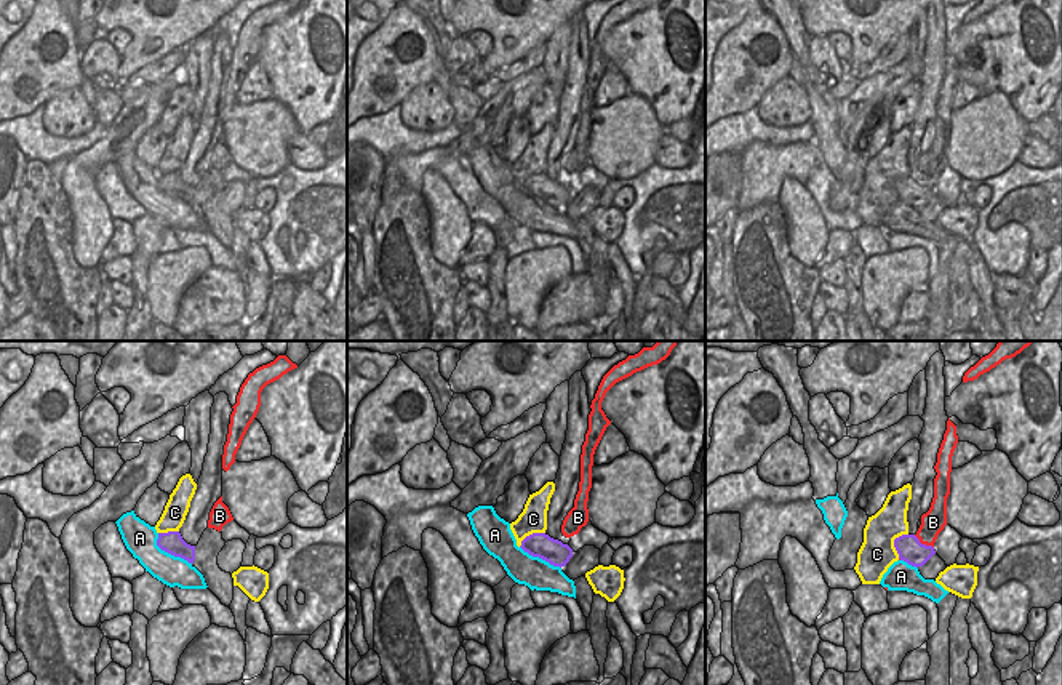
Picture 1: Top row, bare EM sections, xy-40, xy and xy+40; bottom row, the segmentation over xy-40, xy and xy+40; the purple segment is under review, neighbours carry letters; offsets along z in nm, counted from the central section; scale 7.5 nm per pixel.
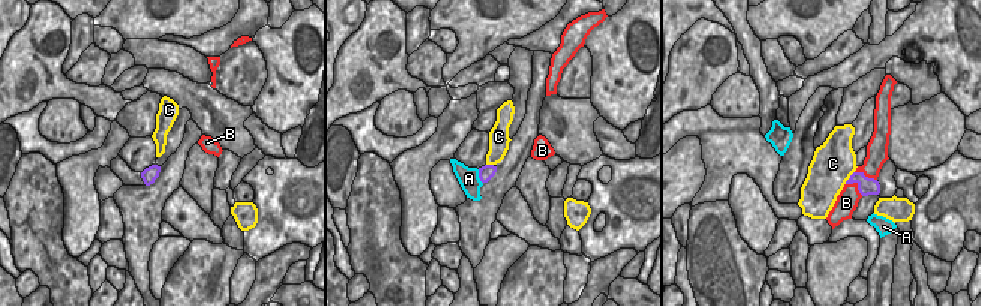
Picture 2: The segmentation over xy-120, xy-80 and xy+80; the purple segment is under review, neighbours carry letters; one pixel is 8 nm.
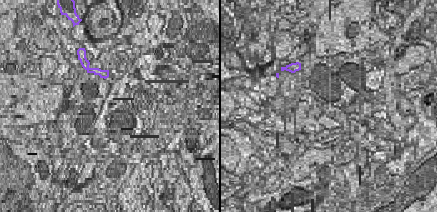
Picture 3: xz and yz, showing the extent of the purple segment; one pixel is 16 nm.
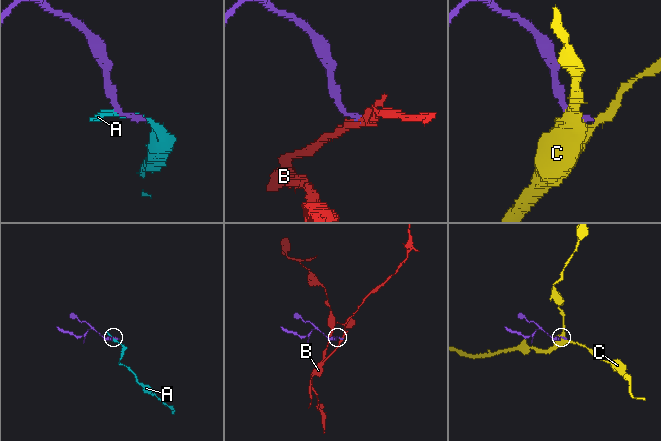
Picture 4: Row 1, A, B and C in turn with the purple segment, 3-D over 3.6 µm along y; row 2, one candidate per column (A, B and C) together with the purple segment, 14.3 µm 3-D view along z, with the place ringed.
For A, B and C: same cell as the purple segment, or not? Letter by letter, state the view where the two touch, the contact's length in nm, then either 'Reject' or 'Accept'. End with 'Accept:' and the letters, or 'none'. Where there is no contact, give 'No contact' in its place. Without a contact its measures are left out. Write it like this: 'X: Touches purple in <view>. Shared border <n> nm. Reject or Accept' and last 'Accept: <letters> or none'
A: Touches purple in xy-40. Shared border 360 nm. Reject
B: Touches purple in xy+40. Shared border 190 nm. Reject
C: Touches purple in xy+40. Shared border 200 nm. Reject
Accept: none.

